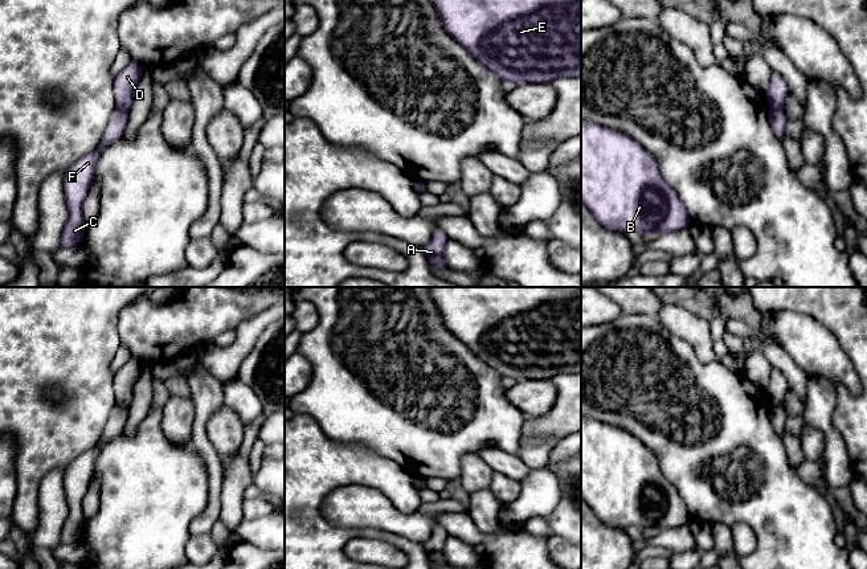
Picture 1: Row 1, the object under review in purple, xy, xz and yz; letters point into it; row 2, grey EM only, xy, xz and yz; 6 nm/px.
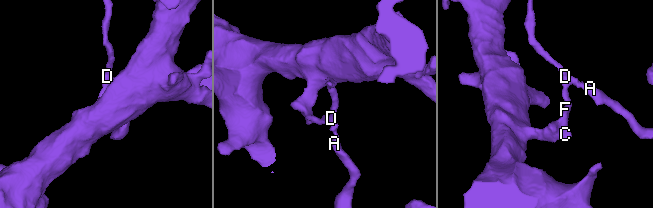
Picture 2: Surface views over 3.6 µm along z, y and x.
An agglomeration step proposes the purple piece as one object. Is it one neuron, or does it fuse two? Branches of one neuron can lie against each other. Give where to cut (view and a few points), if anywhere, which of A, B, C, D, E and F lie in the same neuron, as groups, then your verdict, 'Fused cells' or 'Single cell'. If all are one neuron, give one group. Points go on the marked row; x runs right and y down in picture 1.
Split along xy (117, 106), (126, 111). Groups: A D / B C E F. Fused cells

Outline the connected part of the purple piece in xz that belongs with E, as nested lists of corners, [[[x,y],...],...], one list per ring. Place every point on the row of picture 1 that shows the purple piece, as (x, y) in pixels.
[[[432,0],[445,30],[502,81],[516,86],[581,75],[581,0]]]

